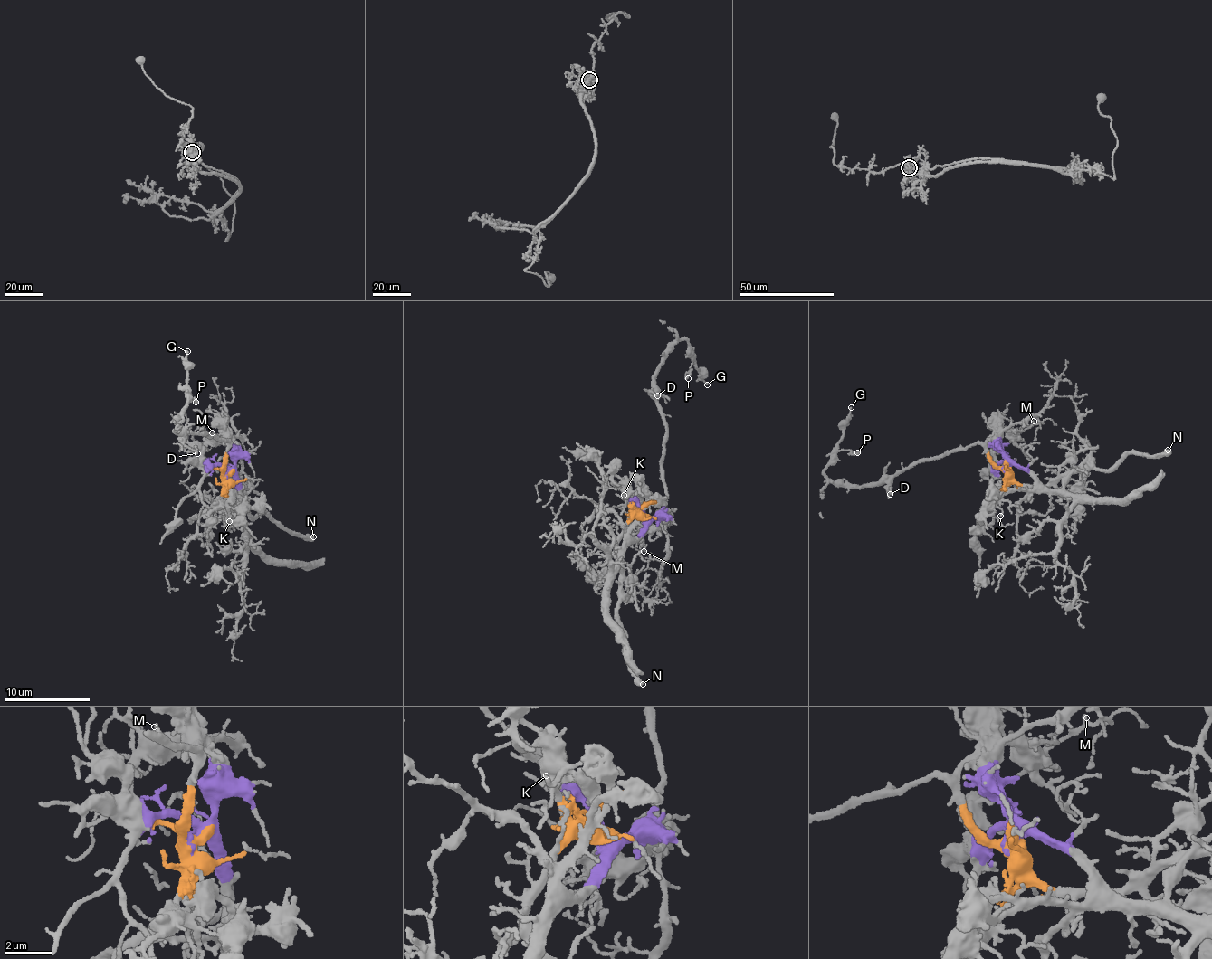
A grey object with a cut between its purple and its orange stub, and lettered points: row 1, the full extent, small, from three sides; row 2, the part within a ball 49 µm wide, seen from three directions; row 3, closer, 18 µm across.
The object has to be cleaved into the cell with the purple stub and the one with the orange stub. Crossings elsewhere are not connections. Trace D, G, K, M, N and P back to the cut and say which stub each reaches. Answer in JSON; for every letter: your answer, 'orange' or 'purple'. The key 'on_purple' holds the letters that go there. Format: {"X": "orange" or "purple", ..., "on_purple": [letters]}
{"D": "orange", "G": "orange", "K": "orange", "M": "orange", "N": "orange", "P": "orange", "on_purple": []}

